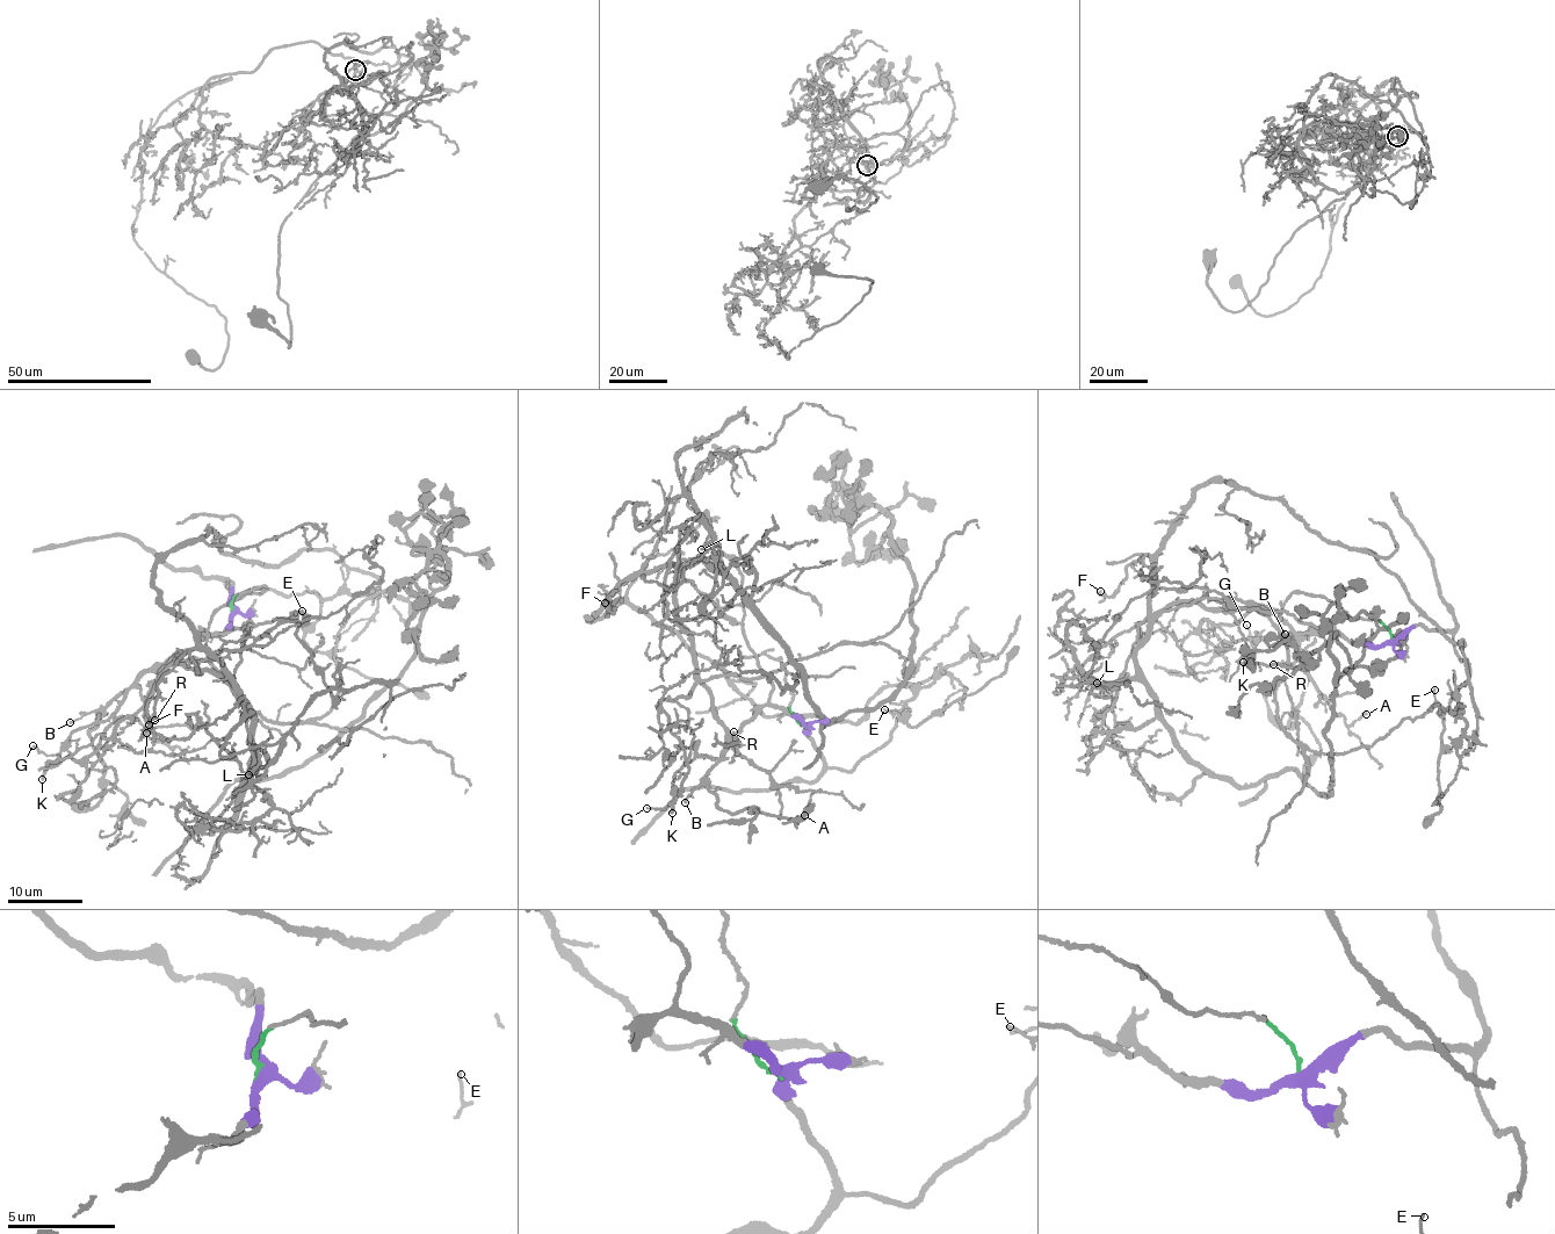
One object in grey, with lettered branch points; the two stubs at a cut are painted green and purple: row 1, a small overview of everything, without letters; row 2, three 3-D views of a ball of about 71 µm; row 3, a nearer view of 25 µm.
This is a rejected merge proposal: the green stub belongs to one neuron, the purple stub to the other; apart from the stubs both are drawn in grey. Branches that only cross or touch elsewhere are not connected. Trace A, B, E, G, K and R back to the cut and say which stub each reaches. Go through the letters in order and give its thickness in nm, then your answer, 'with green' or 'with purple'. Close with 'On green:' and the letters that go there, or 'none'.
A: 180 nm | with green
B: 110 nm | with purple
E: 120 nm | with purple
G: 130 nm | with purple
K: 190 nm | with purple
R: 190 nm | with green
On green: A, R

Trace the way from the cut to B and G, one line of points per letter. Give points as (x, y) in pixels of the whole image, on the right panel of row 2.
B: (1390, 640), (1380, 646), (1353, 643), (1332, 628), (1326, 630), (1311, 626), (1292, 636), (1285, 635)
G: (1390, 640), (1380, 646), (1353, 643), (1332, 628), (1311, 626), (1267, 637), (1257, 634), (1256, 647), (1245, 625)

